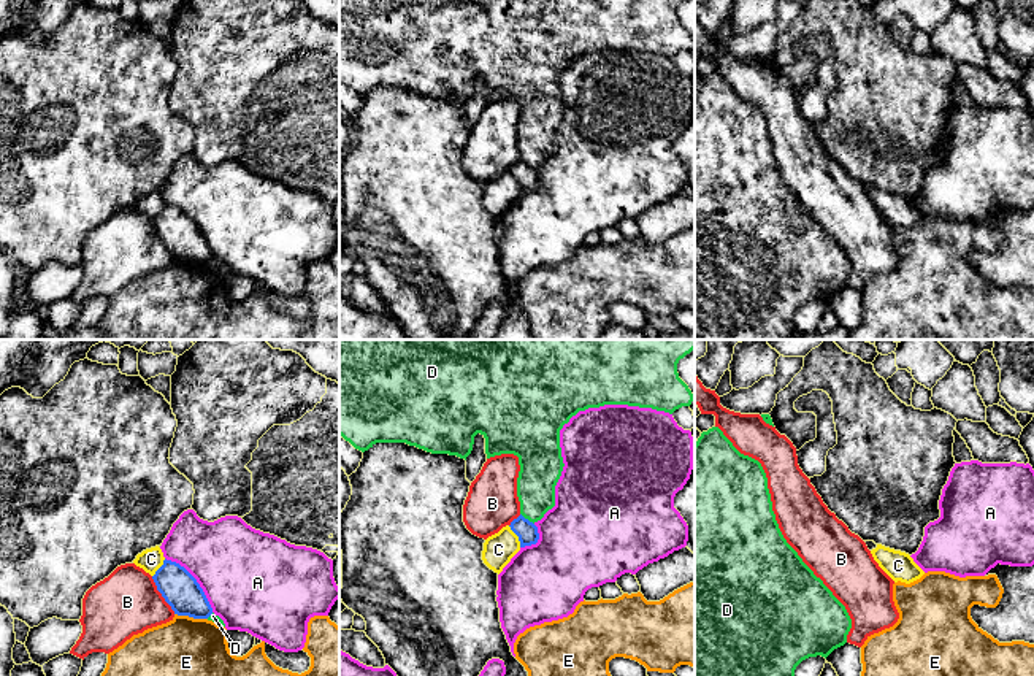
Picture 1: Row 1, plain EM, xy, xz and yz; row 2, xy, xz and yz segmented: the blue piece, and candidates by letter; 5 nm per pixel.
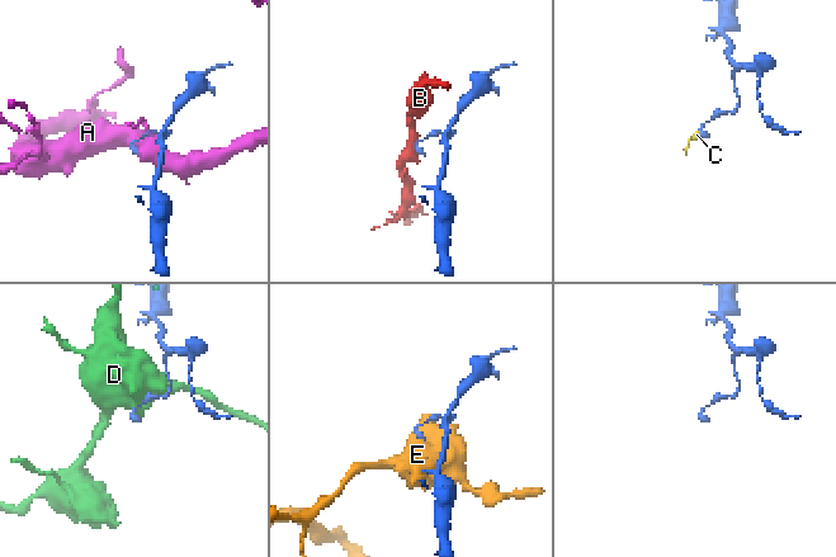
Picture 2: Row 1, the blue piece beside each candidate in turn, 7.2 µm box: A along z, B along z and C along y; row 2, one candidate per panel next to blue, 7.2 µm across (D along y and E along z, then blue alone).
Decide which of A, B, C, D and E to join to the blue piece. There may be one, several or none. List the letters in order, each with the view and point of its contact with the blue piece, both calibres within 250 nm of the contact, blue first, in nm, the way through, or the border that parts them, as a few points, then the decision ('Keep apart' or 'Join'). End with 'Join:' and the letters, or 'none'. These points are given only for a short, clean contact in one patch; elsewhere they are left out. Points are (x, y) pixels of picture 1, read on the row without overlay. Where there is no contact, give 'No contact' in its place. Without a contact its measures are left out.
A: Touches blue at xy (195, 226). Thickness 190 nm (blue) against 460 nm. Keep apart
B: Touches blue at xy (162, 240). Thickness 190 nm (blue) against 320 nm. Keep apart
C: Touches blue at xz (517, 180). Thickness 110 nm (blue) against 160 nm. Boundary: xz (508, 170), (520, 191). Keep apart
D: Touches blue at xz (527, 164). Thickness 110 nm (blue) against 200 nm. Keep apart
E: Touches blue at xy (191, 261). Thickness 190 nm (blue) against 460 nm. Boundary: xy (175, 257), (206, 264). Keep apart
Join: none

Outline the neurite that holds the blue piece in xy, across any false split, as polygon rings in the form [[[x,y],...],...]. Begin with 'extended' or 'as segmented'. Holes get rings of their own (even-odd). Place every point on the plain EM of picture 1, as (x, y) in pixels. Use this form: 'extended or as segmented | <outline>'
as segmented | [[[165,203],[152,224],[174,259],[193,263],[208,263],[213,259],[203,233],[179,208]]]

